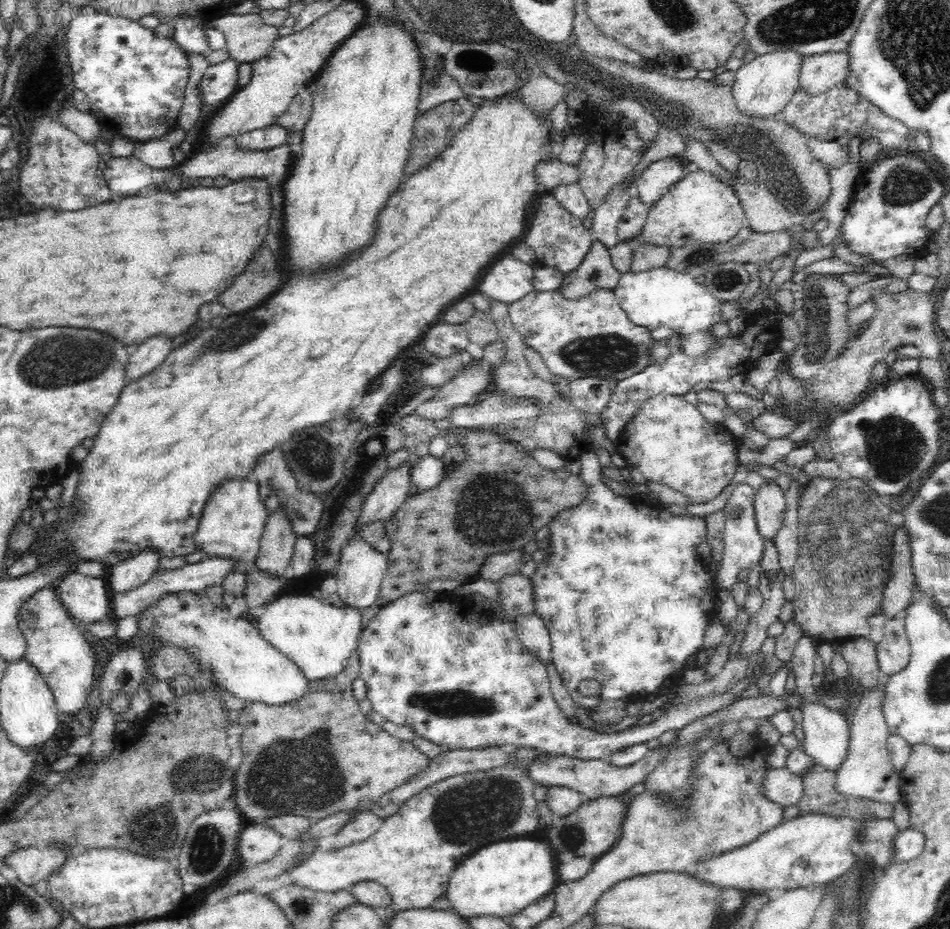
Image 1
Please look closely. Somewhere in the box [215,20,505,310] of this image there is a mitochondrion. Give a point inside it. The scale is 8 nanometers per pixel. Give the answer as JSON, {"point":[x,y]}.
{"point":[472,64]}

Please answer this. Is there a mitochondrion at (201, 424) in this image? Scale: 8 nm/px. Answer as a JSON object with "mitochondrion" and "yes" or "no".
{"mitochondrion":"no"}

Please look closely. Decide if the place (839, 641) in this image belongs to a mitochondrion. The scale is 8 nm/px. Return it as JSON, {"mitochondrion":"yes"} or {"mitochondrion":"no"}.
{"mitochondrion":"no"}

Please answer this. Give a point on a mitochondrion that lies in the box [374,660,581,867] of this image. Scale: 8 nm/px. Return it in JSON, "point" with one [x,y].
{"point":[461,813]}

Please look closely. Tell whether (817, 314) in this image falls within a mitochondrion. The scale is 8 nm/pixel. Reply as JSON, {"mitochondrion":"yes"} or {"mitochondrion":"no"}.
{"mitochondrion":"yes"}

